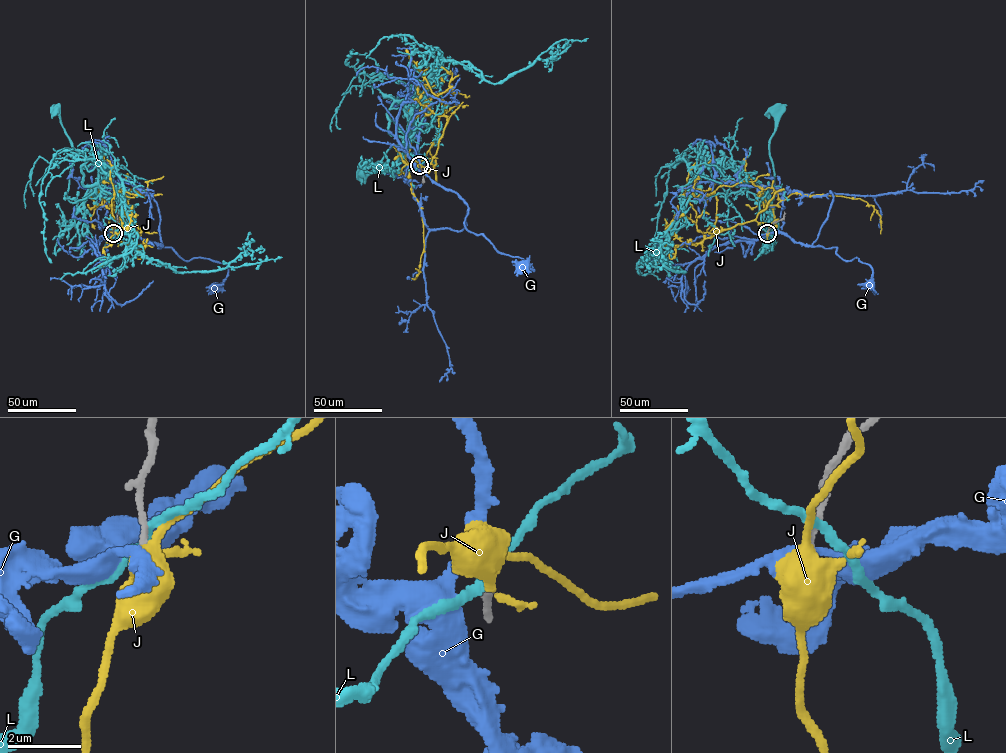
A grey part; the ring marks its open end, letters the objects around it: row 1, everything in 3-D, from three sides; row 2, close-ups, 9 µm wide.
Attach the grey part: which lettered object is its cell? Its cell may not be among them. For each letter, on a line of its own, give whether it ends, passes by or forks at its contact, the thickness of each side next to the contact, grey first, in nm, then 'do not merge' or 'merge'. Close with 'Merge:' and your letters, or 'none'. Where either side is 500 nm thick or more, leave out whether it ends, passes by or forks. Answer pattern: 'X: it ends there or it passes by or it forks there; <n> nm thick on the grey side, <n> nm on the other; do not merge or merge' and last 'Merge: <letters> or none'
G: it passes by; 170 nm thick on the grey side, 220 nm on the other; do not merge
J: it forks there; 170 nm thick on the grey side, 460 nm on the other; do not merge
L: it passes by; 200 nm thick on the grey side, 240 nm on the other; do not merge
Merge: none

